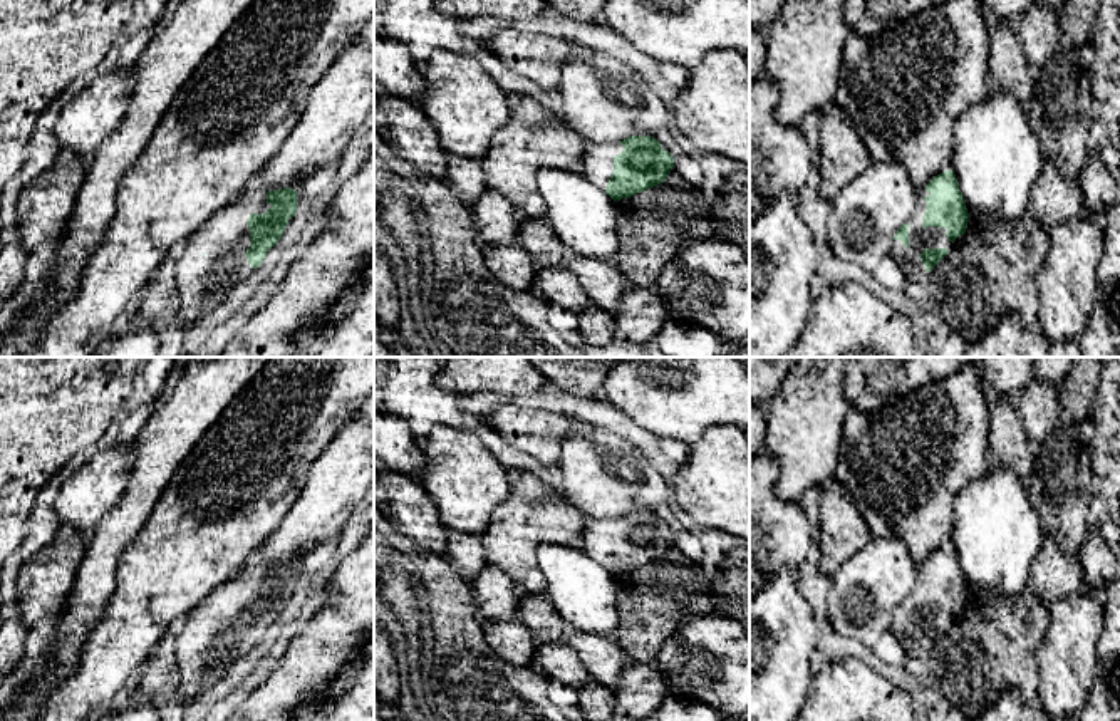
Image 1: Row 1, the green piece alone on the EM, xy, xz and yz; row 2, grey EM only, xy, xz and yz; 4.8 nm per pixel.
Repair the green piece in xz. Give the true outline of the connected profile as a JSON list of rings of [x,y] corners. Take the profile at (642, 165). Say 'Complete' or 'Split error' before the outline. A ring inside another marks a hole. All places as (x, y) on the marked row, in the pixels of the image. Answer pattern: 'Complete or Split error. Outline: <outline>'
Split error. Outline: [[[630,136],[620,143],[589,143],[580,173],[617,201],[664,183],[672,168],[664,144],[652,136]]]

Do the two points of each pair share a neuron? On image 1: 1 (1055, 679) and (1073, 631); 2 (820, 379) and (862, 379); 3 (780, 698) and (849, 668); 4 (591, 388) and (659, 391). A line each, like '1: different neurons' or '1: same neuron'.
1: same neuron
2: different neurons
3: different neurons
4: different neurons

